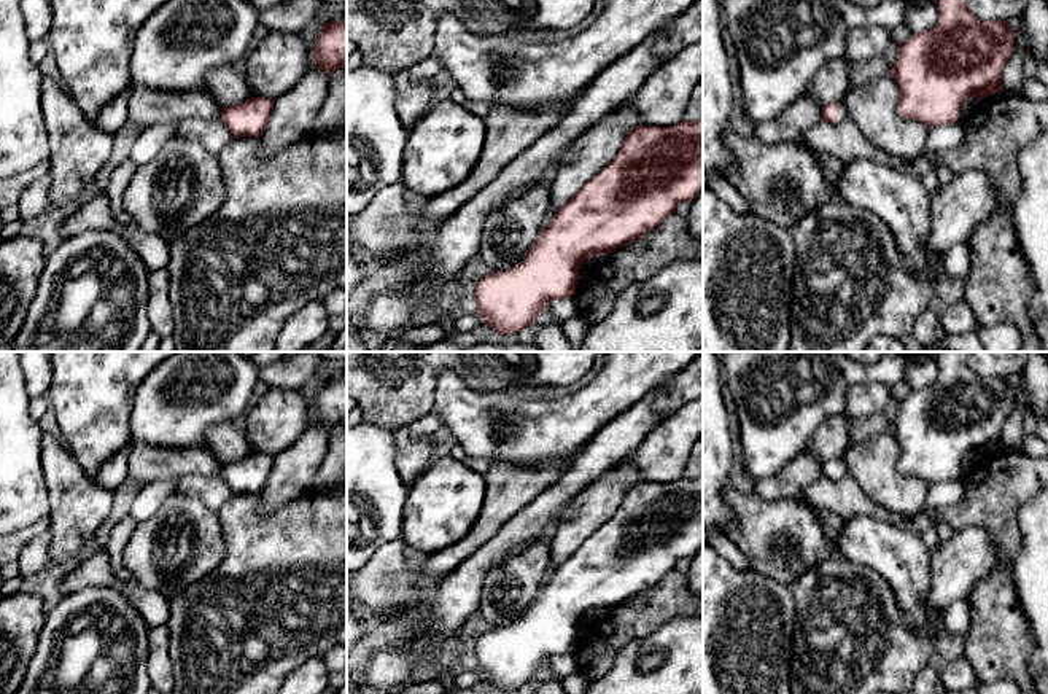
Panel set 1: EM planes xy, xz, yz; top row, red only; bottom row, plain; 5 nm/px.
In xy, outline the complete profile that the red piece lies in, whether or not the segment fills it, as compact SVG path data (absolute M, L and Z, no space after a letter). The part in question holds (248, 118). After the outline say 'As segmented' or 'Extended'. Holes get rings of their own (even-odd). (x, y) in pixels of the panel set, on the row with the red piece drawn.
M251 97L245 102L221 107L221 121L234 137L259 137L272 115L274 100Z. As segmented

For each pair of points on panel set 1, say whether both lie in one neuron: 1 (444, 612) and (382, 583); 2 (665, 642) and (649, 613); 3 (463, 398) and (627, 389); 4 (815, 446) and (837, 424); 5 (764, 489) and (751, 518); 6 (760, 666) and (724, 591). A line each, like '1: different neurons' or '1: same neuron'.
1: different neurons
2: different neurons
3: same neuron
4: same neuron
5: different neurons
6: same neuron

